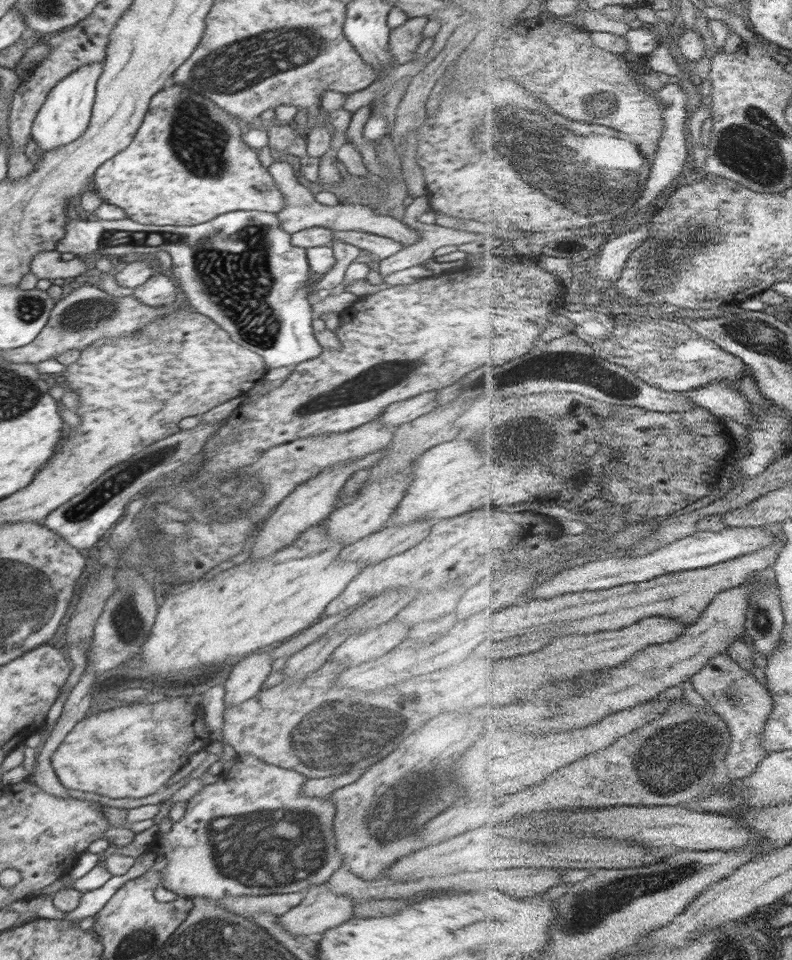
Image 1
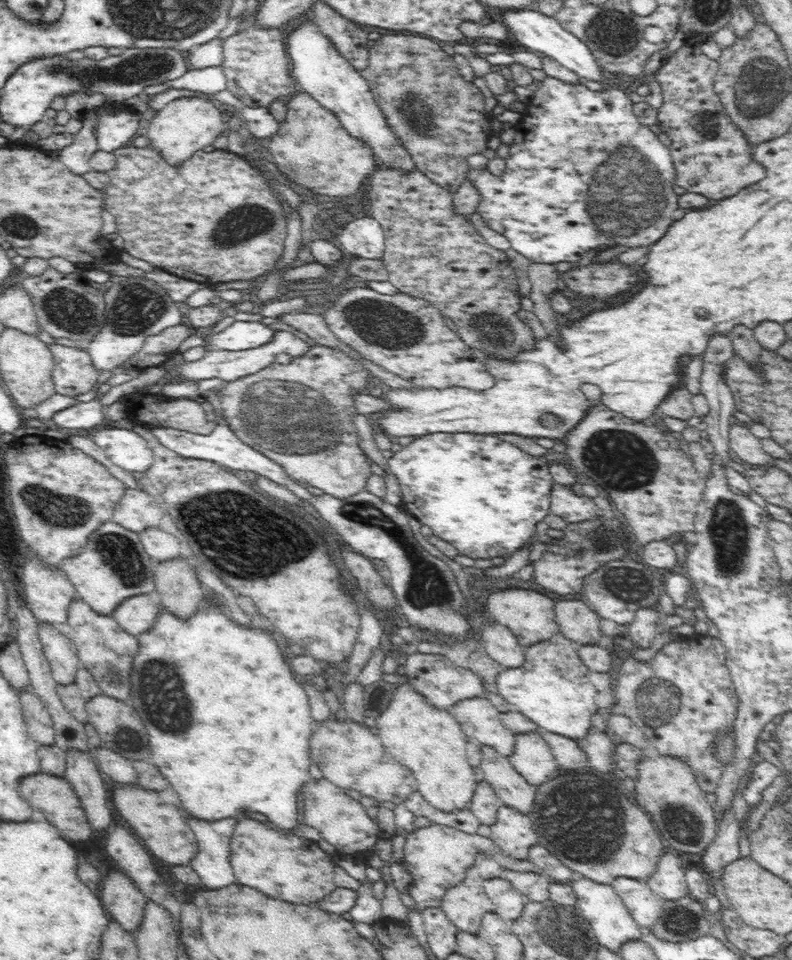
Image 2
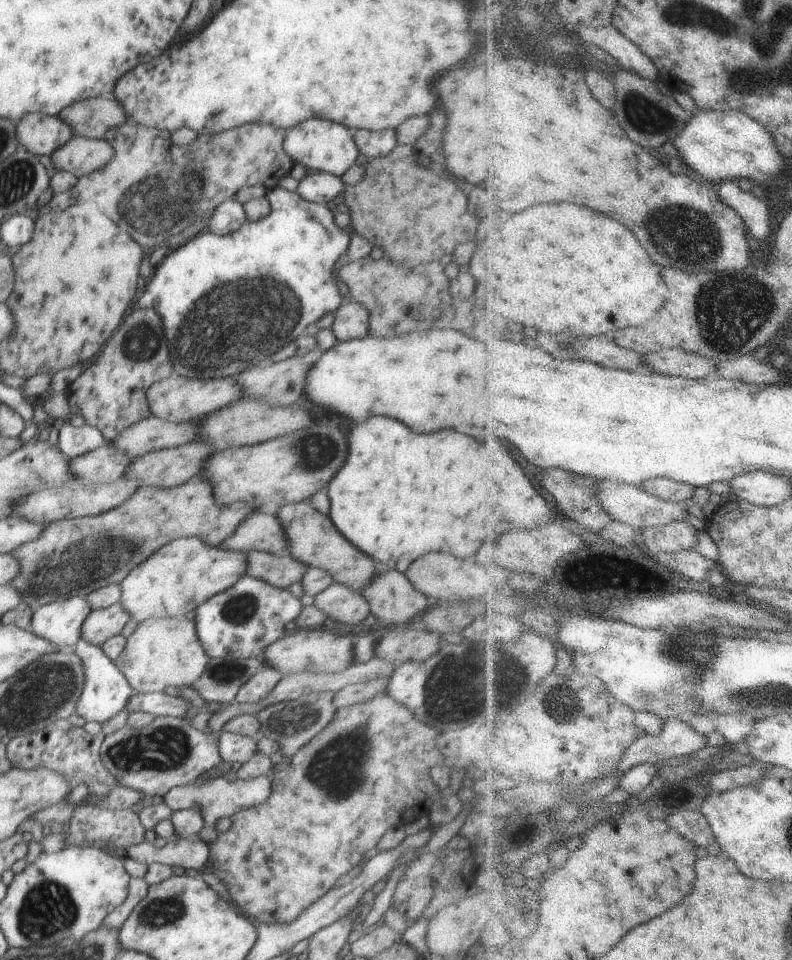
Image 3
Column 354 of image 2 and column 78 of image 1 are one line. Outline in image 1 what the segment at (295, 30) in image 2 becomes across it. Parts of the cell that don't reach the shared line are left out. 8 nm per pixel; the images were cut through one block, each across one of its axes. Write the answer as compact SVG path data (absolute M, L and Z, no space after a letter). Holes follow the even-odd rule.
M105 62L84 65L68 74L48 93L43 106L36 114L32 129L33 138L40 150L51 151L53 148L74 142L84 134L90 123L95 101L98 78L102 75Z

